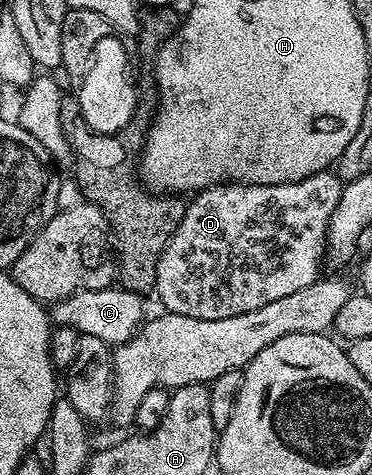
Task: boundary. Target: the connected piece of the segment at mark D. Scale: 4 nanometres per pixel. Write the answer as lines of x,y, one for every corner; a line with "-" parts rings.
326,171
316,173
302,181
295,183
279,183
278,185
242,185
240,183
226,183
213,185
210,189
200,190
186,204
185,214
175,227
163,255
159,255
157,268
157,283
155,294
165,304
164,308
171,313
187,315
191,319
227,319
231,315
243,315
247,311
259,311
259,307
267,307
267,303
275,303
275,299
283,299
283,295
291,295
295,291
303,291
310,283
318,280
321,269
321,257
327,253
327,238
329,235
329,220
341,198
343,182
336,172

